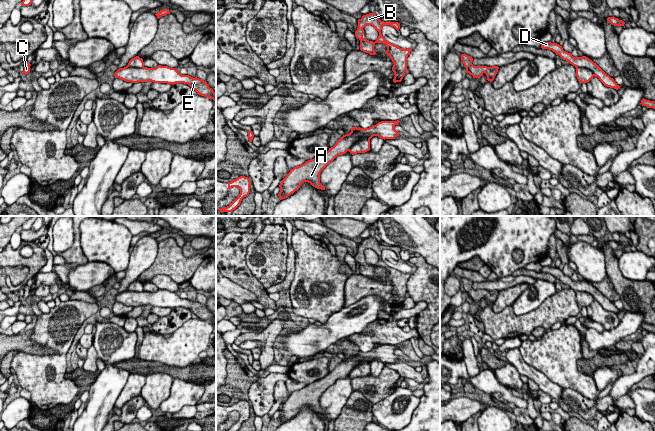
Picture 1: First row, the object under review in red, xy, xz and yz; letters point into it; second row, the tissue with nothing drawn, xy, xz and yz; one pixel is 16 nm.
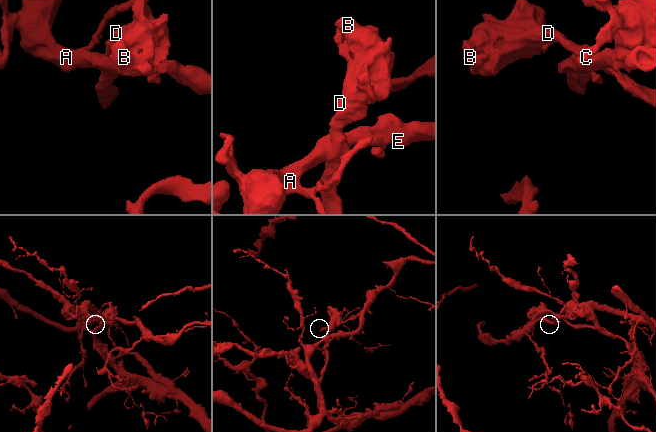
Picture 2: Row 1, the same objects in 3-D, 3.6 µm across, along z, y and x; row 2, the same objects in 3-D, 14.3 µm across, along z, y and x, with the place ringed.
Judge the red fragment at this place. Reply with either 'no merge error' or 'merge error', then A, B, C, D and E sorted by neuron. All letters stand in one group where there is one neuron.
merge error; A C E / B D

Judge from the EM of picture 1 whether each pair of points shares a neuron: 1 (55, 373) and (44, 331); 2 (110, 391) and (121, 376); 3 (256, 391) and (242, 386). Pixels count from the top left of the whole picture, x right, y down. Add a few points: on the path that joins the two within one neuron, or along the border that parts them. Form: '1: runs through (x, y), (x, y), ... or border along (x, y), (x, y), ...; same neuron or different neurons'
1: runs through (55, 363), (57, 360), (57, 344), (54, 341); same neuron
2: runs through (110, 387), (117, 380); same neuron
3: border along (260, 377), (249, 388), (249, 401); different neurons

